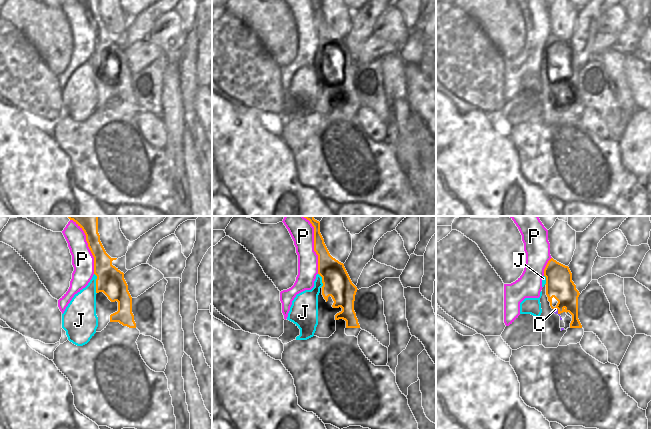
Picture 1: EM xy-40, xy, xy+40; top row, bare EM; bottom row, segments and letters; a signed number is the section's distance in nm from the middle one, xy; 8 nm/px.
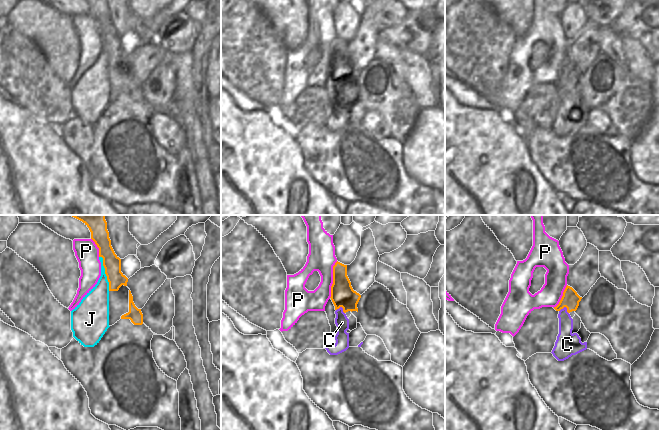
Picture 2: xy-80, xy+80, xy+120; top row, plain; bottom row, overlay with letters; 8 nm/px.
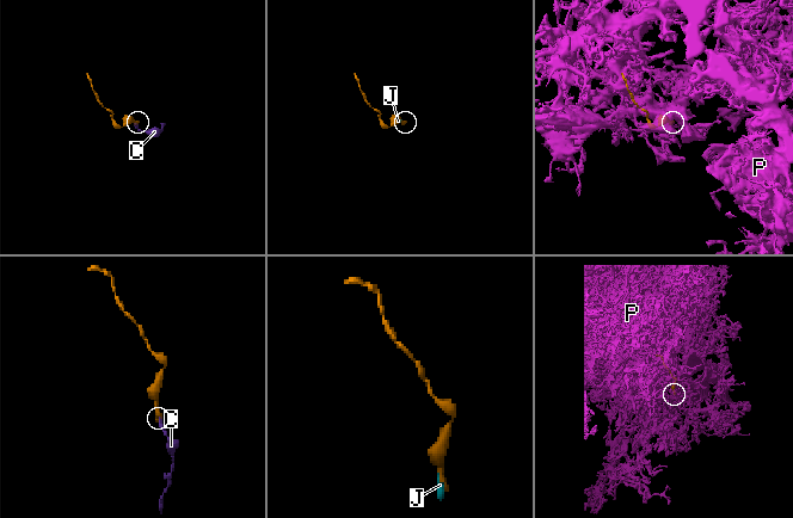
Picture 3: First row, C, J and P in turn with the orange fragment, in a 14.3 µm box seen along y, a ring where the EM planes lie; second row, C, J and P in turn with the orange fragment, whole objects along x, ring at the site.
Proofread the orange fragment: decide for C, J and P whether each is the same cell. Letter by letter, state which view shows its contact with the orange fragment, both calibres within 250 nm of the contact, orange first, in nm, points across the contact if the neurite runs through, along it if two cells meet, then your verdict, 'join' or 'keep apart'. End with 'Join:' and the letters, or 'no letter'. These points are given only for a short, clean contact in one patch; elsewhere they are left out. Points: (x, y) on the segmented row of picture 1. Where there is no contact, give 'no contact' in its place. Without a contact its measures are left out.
C: xy+40 | 220/30 nm | across xy+40 (559, 284), (558, 310), (555, 309) | join
J: xy-40 | 220/240 nm | along xy-40 (94, 273), (96, 276), (96, 293) | keep apart
P: xy-40 | 190/180 nm | keep apart
Join: C

